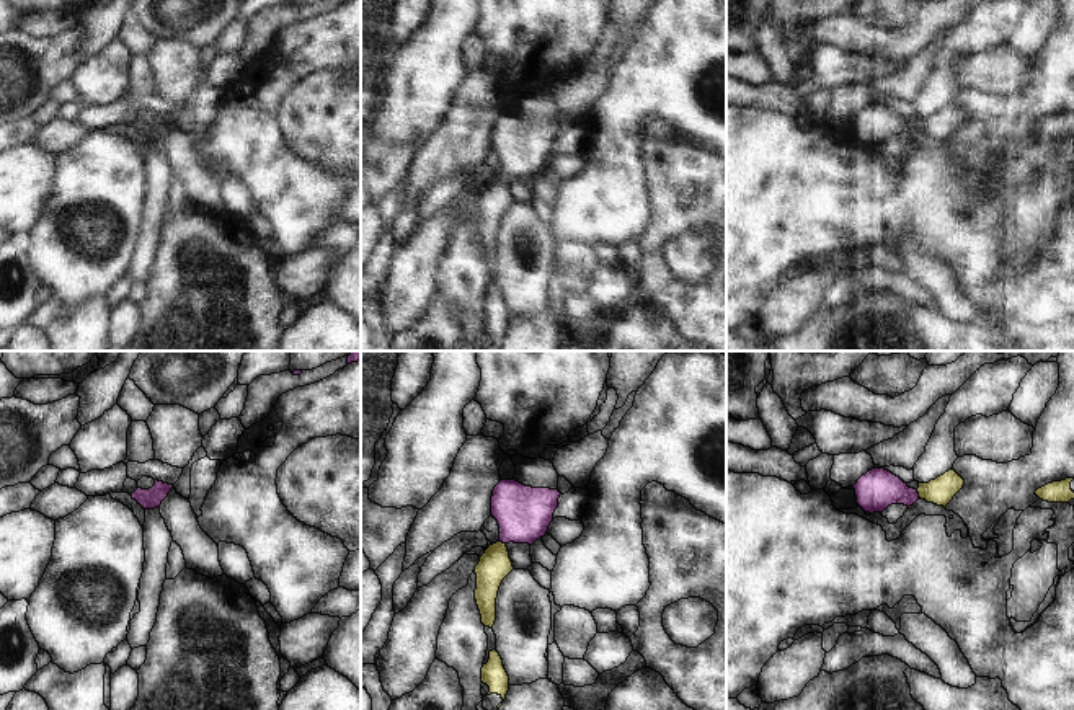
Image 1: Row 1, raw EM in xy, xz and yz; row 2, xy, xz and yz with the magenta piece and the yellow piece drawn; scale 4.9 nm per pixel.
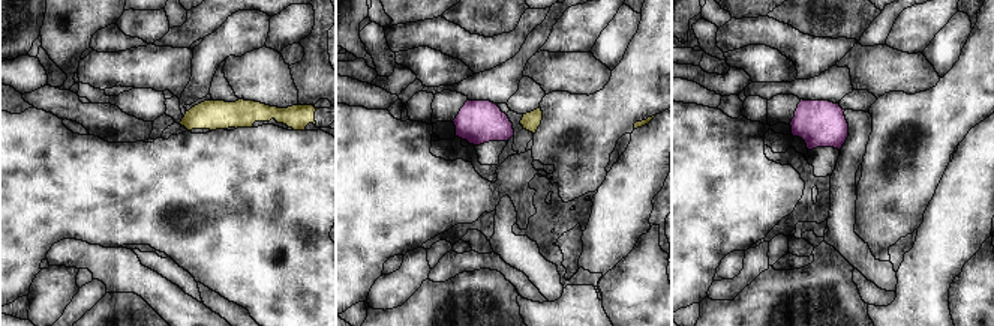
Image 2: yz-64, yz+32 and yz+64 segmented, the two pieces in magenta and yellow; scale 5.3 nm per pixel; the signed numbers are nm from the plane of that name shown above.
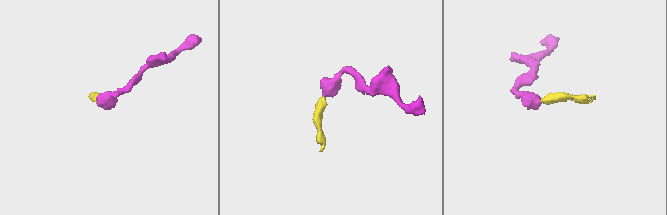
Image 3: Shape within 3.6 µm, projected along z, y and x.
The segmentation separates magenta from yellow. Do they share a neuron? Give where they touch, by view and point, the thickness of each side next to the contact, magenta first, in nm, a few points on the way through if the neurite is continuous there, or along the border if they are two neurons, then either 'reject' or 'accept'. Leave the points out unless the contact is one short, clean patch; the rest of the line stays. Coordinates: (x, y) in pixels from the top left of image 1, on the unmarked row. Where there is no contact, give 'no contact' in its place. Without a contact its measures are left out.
yz (918, 129) | 200/140 nm | across yz (878, 123), (918, 129), (940, 126) | accept

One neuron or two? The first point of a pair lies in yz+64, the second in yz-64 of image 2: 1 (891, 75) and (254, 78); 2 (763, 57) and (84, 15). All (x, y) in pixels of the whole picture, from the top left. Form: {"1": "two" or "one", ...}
{"1": "one", "2": "two"}

